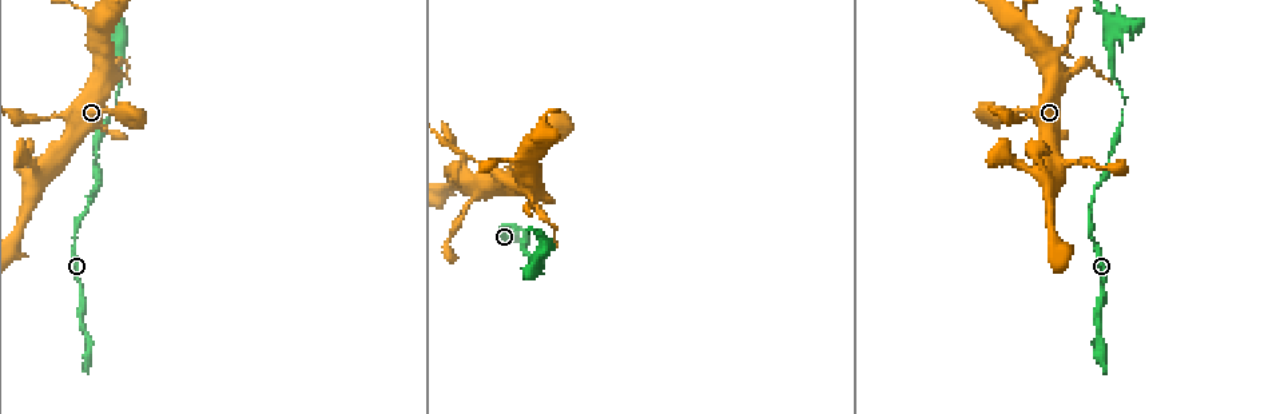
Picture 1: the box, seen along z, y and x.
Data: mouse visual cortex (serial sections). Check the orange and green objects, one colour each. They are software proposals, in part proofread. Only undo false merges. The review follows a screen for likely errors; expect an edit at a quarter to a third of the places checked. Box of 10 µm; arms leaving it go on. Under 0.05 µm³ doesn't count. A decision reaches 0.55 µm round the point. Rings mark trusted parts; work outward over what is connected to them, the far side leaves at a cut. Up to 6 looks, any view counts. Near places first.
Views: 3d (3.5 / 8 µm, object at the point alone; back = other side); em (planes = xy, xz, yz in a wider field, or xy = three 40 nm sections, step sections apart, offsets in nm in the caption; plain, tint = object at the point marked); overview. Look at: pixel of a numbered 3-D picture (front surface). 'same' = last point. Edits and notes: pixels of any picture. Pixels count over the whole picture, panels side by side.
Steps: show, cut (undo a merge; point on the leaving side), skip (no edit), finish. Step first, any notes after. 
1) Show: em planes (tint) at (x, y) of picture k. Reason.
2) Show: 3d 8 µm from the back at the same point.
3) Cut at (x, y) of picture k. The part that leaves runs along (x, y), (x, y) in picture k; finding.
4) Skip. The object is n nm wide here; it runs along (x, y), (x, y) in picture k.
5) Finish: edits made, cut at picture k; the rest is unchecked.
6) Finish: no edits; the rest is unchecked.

Show: 3d 3.5 µm at (120, 25) of picture 1. A fork.

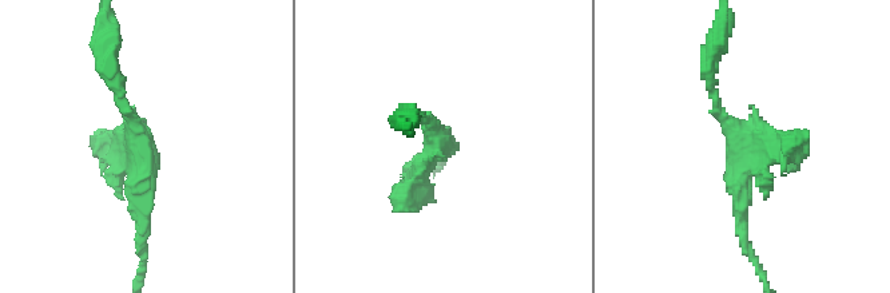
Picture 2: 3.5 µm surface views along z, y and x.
Show: em xy step 3 (plain) at (143, 147) of picture 2. Need the tissue.

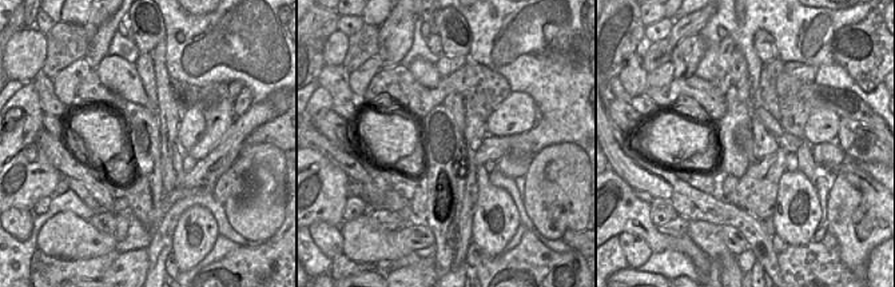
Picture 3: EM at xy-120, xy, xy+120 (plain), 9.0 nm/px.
Show: em xy step 3 (tint) at the same point. Where the object lies.

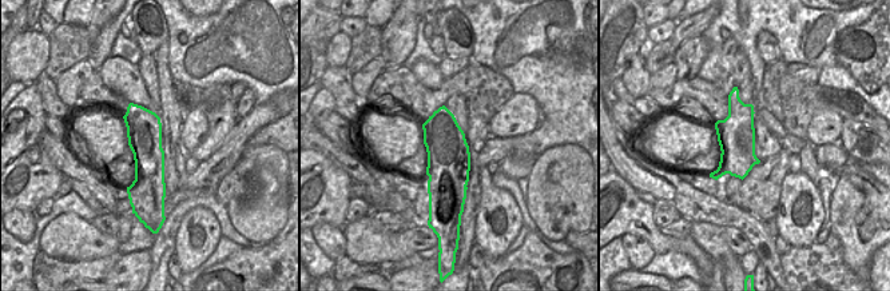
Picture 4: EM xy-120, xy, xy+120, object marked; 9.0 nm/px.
Cut at (790, 157) of picture 2. The object is 380 nm wide here; the part that leaves runs along (754, 142), (778, 146), (809, 130) in picture 2; two cells meet here.

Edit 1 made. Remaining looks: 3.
Show: overview. See it whole again.

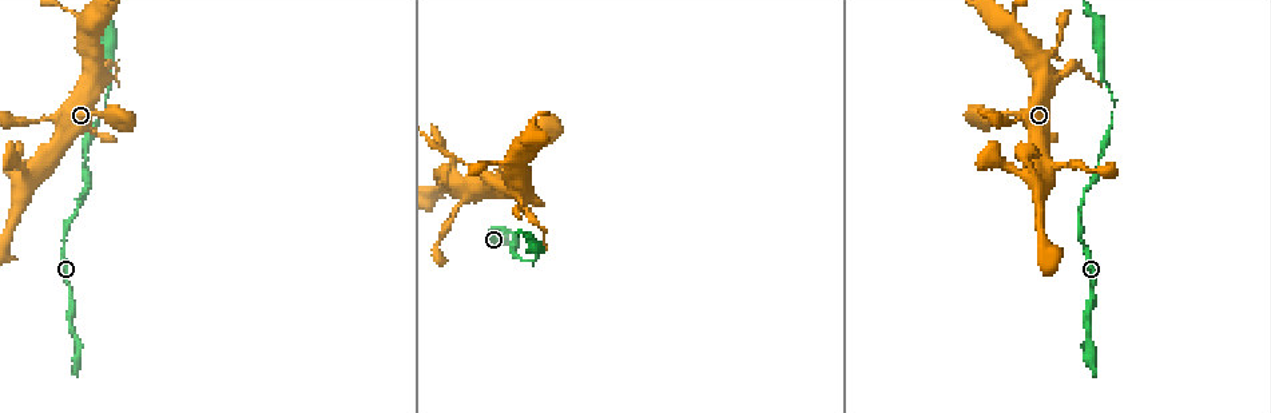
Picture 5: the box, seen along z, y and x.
Show: 3d 3.5 µm at (508, 162) of picture 5. Small branch off a trunk.

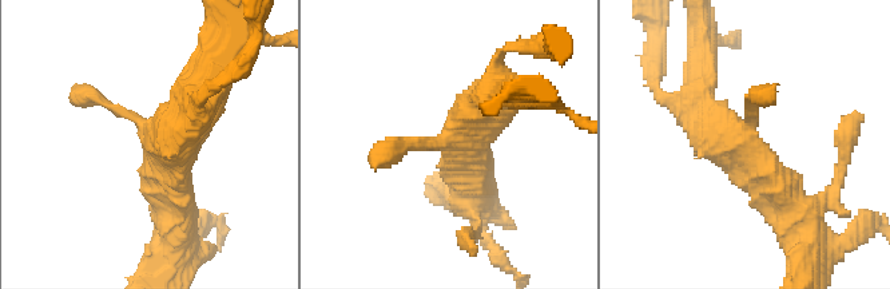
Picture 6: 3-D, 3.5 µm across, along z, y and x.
Show: em xy step 5 (tint) at (746, 134) of picture 6. 3 arms meet here; the arms are 150, 400, 400 nm wide; shape alone is not enough.

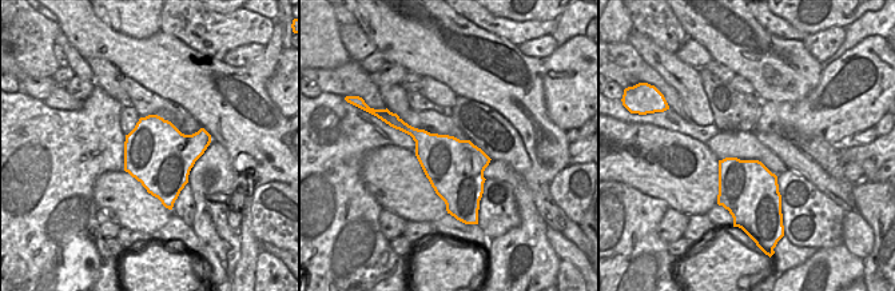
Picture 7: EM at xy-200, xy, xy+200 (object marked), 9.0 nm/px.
Skip. It runs along (794, 213), (692, 102), (671, 102) in picture 6; one cell here.

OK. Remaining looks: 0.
Finish: edits made, cut at picture 2; the rest is unchecked.

